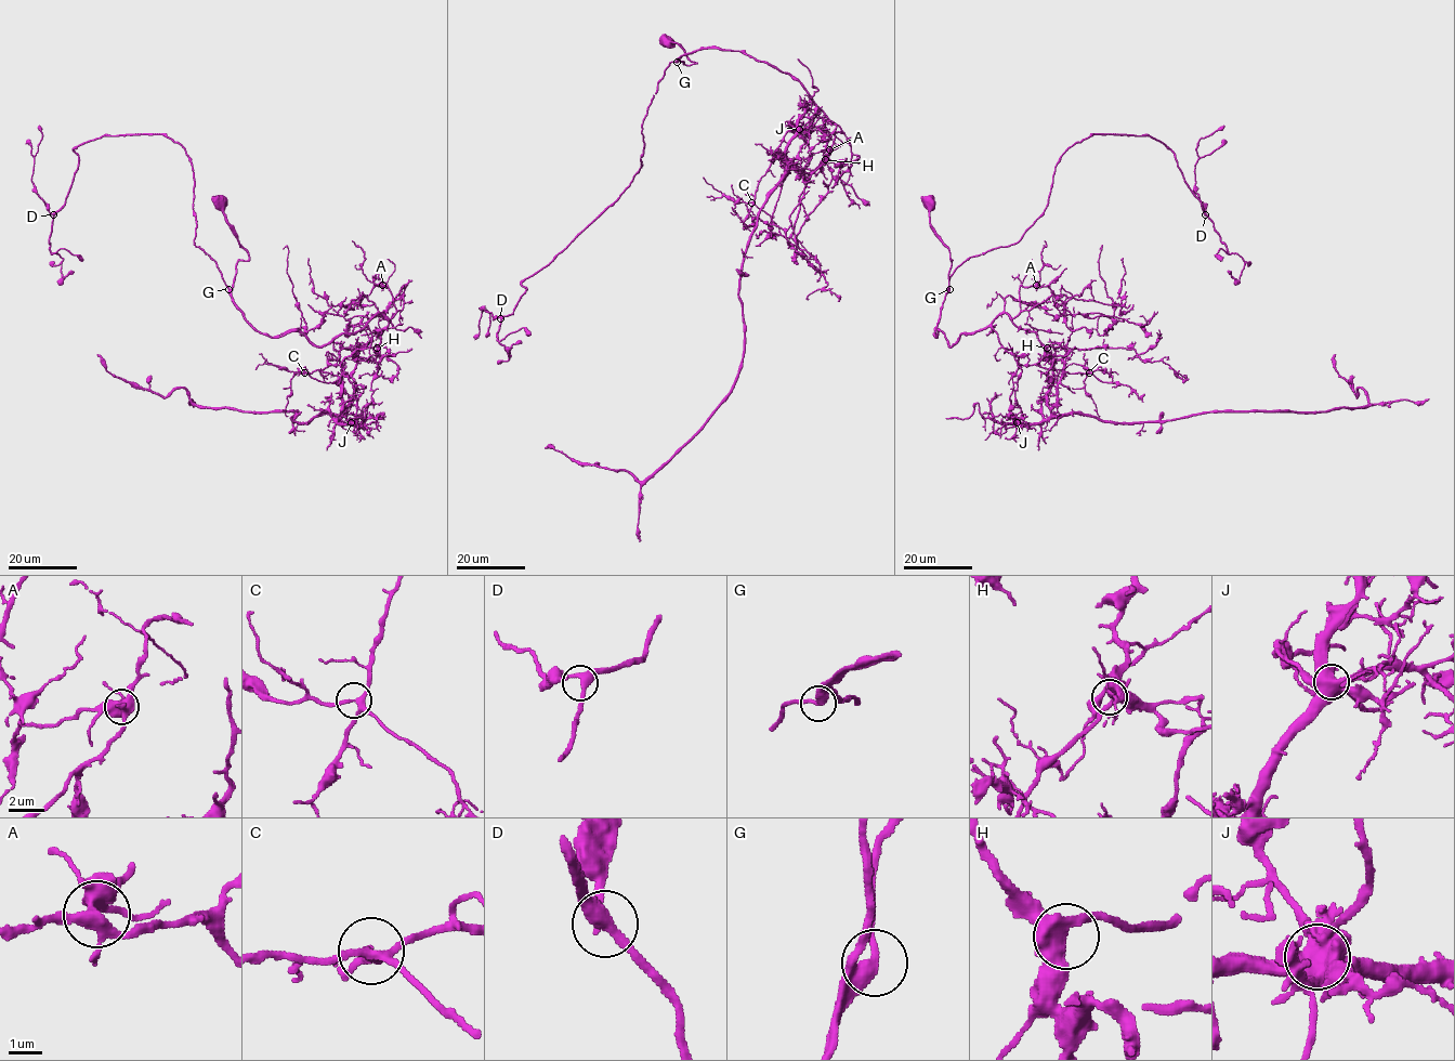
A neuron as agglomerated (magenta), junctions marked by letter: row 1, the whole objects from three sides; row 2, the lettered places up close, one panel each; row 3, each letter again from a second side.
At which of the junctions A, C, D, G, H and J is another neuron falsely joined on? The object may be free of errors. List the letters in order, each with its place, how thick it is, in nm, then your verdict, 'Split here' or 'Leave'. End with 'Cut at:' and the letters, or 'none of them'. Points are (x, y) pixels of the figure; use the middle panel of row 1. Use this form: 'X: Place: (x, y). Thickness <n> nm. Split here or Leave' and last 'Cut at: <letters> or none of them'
A: Place: (829, 149). Thickness 420 nm. Leave
C: Place: (751, 202). Thickness 240 nm. Leave
D: Place: (500, 318). Thickness 340 nm. Leave
G: Place: (677, 62). Thickness 320 nm. Leave
H: Place: (825, 159). Thickness 440 nm. Leave
J: Place: (799, 129). Thickness 650 nm. Split here
Cut at: J

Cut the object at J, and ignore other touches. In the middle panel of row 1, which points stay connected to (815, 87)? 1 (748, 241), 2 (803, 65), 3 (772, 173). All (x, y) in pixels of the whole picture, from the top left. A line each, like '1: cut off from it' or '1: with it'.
1: with it
2: with it
3: cut off from it

